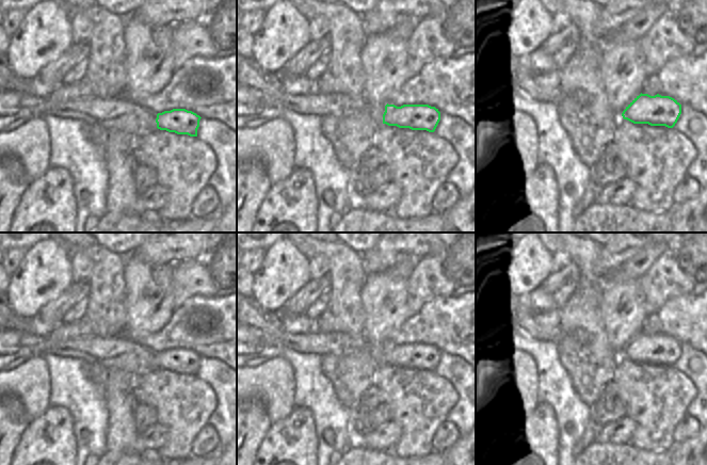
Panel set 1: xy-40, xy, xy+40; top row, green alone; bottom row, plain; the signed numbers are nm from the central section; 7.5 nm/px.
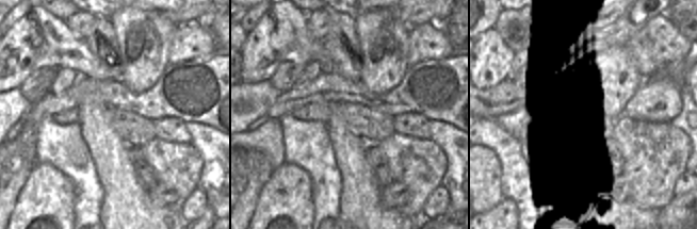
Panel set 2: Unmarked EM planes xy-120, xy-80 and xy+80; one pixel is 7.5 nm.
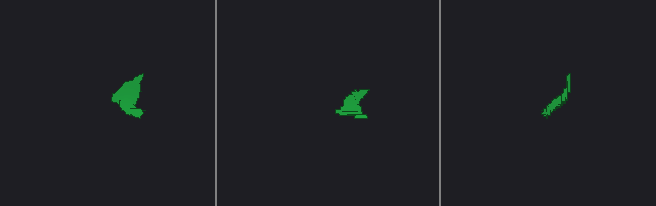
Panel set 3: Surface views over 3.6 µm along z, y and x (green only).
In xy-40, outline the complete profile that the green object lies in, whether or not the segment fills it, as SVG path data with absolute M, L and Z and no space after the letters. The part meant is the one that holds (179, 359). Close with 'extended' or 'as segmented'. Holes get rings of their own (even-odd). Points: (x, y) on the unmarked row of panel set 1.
M173 348L157 353L157 367L175 371L177 373L188 373L197 375L200 355L186 348Z; as segmented

